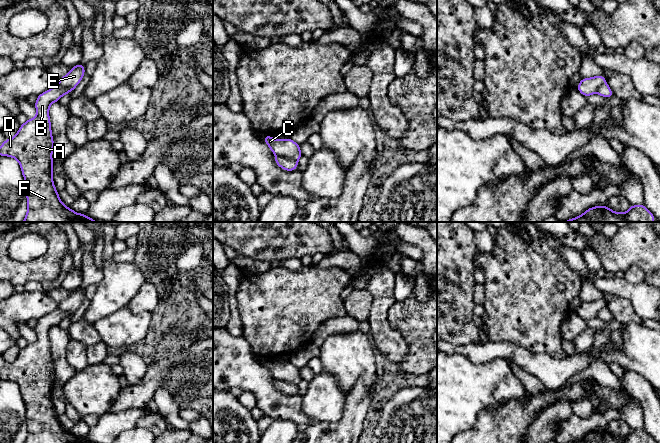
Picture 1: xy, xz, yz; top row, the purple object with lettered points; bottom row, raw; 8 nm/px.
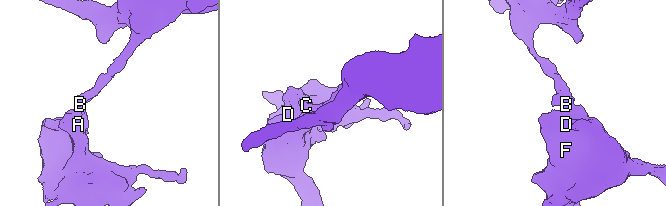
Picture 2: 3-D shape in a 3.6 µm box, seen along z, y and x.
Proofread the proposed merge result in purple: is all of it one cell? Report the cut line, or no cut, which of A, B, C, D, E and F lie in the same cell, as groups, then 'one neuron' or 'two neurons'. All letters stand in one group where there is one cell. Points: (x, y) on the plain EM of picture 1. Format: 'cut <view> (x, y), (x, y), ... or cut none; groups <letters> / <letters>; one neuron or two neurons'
cut xz (276, 378), (296, 385); groups A B D F / C E; two neurons

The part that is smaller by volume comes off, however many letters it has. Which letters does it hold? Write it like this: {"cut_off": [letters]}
{"cut_off": ["A", "B", "D", "F"]}

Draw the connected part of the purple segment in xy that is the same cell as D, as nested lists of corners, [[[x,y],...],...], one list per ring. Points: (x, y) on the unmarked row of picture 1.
[[[56,309],[38,319],[34,328],[37,339],[27,343],[17,358],[0,370],[1,380],[18,384],[25,403],[27,438],[24,443],[91,443],[62,427],[52,403],[54,365],[49,331],[68,317],[68,312]]]

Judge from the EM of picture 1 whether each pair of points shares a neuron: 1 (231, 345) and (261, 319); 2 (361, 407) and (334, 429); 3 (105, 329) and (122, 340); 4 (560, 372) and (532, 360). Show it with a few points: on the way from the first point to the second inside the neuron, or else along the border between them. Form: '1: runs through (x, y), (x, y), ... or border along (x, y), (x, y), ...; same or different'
1: border along (241, 336), (256, 355); different
2: runs through (354, 414), (341, 427); same
3: runs through (109, 329), (118, 336); same
4: runs through (553, 372), (539, 365); same

